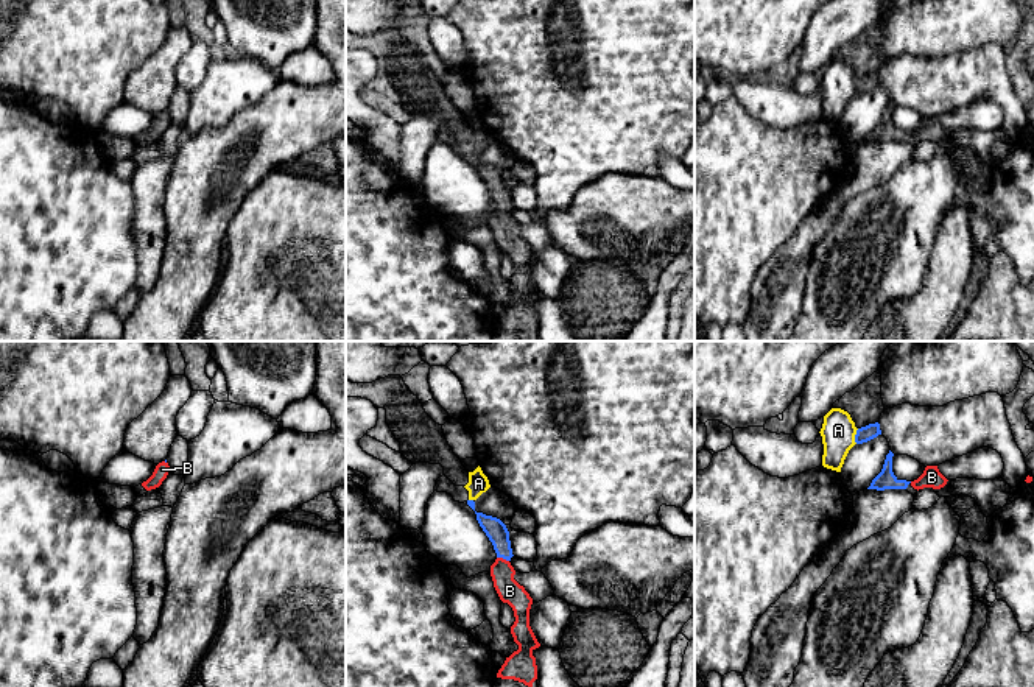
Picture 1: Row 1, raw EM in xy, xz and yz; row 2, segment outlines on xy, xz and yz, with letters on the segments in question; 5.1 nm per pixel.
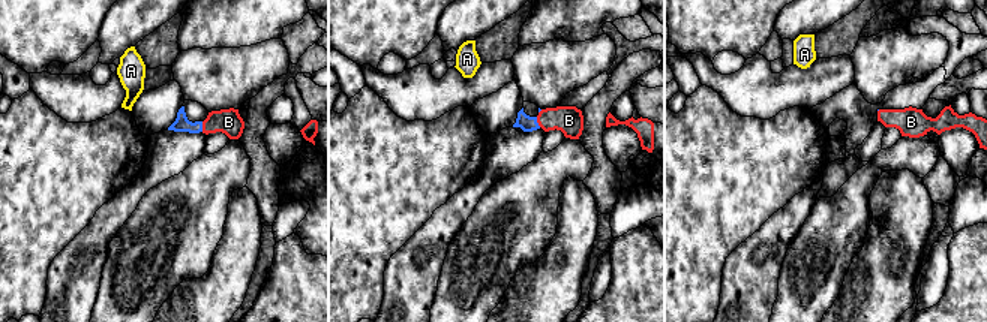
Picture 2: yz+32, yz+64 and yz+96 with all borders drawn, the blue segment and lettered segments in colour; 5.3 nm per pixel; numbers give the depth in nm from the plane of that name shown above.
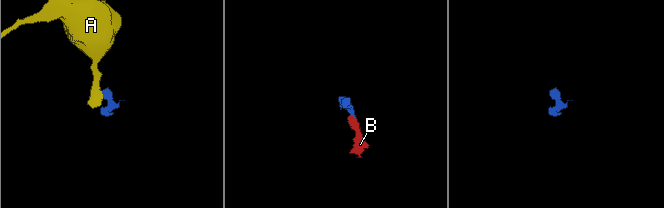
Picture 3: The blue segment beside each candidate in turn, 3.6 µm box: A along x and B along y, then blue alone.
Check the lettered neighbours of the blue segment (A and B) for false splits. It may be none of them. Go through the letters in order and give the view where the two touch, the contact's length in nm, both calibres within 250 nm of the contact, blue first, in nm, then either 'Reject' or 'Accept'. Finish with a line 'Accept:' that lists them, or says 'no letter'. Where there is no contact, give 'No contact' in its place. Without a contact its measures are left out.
A: Touches blue in yz. Shared border 80 nm. Thickness 80 nm (blue) against 180 nm. Reject
B: Touches blue in xz. Shared border 70 nm. Thickness 110 nm (blue) against 120 nm. Accept
Accept: B

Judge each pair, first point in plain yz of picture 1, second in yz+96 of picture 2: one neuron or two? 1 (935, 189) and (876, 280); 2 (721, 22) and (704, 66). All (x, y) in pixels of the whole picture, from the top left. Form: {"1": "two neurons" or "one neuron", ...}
{"1": "two neurons", "2": "two neurons"}

